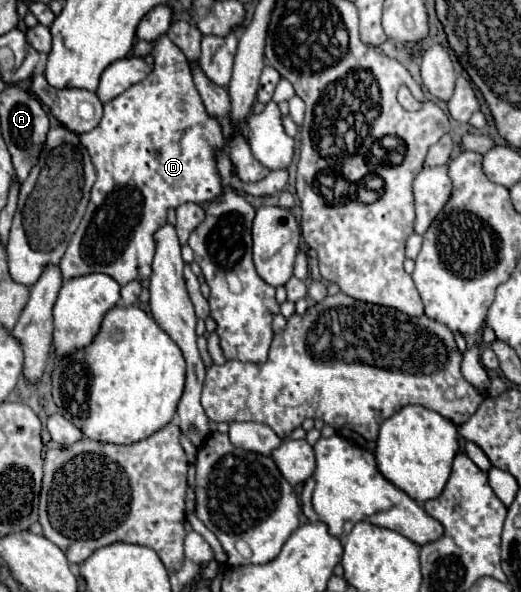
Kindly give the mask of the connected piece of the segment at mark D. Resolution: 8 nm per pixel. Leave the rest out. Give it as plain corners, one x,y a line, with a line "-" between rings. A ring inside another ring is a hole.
167,36
155,40
151,54
155,58
153,72
117,98
109,100
105,104
101,122
93,130
79,134
79,140
87,148
95,166
97,180
91,188
91,198
83,220
73,234
65,256
59,262
63,280
101,272
123,286
131,280
149,278
151,260
155,254
153,234
159,226
165,224
167,208
177,208
179,204
191,200
195,200
197,204
211,202
223,192
221,178
213,162
213,150
221,150
225,138
221,134
221,126
205,112
205,106
193,84
185,54

